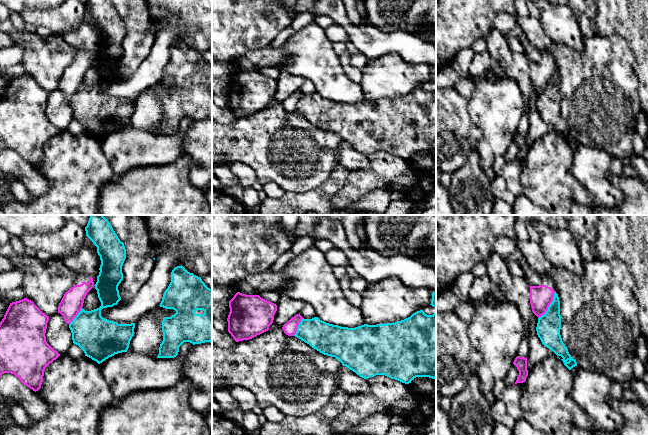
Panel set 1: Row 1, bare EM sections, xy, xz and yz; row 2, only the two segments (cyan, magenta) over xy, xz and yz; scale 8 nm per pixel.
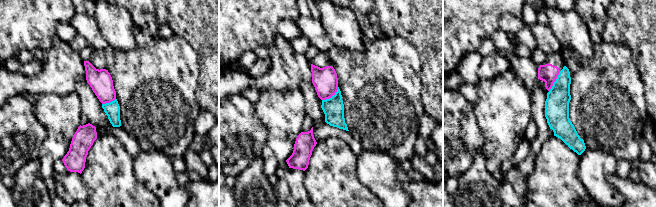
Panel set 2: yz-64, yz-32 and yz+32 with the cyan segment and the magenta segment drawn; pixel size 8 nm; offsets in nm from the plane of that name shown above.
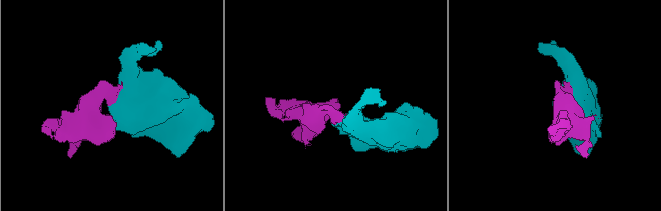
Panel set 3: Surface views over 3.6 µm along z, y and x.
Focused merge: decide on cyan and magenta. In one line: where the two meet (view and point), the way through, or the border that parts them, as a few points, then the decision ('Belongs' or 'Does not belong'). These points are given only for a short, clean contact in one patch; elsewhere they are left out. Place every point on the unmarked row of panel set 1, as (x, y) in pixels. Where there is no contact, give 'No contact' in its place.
Touches cyan at yz (549, 82). Boundary: yz (555, 68), (548, 85), (538, 94). Does not belong

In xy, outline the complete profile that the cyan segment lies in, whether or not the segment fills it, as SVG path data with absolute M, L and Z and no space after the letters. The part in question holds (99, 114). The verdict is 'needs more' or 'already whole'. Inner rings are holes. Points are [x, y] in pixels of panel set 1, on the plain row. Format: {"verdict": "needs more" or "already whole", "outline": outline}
{"verdict": "already whole", "outline": "M87 0L85 7L86 12L97 23L97 29L101 36L100 48L97 52L97 58L94 61L101 82L91 87L85 87L82 84L69 100L69 104L72 109L73 119L84 127L85 132L100 140L115 130L127 128L130 117L134 112L135 99L118 100L101 92L101 86L103 84L113 83L121 76L118 62L123 56L122 42L126 35L124 19L120 17L110 0Z"}

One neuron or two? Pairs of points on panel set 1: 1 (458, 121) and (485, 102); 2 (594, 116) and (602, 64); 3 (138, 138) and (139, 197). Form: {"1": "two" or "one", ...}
{"1": "two", "2": "one", "3": "two"}

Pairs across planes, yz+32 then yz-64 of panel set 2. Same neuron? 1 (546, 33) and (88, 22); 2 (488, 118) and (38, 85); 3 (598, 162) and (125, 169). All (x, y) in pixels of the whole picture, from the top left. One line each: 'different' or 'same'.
1: same
2: different
3: different

